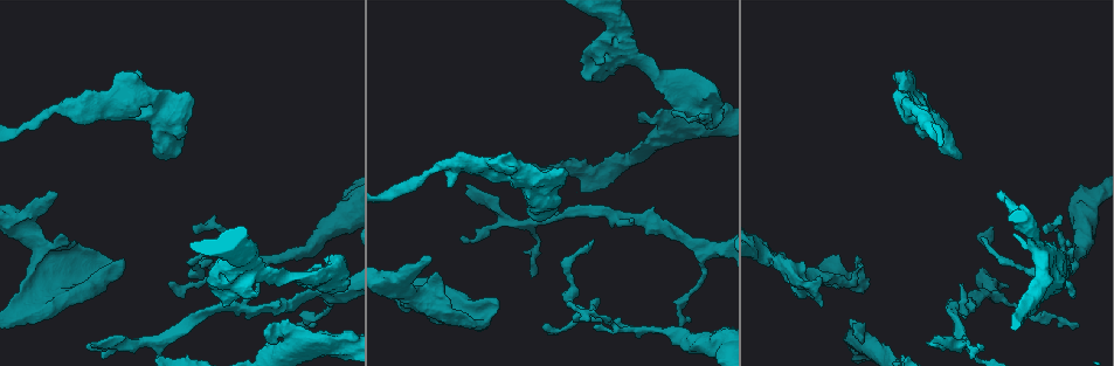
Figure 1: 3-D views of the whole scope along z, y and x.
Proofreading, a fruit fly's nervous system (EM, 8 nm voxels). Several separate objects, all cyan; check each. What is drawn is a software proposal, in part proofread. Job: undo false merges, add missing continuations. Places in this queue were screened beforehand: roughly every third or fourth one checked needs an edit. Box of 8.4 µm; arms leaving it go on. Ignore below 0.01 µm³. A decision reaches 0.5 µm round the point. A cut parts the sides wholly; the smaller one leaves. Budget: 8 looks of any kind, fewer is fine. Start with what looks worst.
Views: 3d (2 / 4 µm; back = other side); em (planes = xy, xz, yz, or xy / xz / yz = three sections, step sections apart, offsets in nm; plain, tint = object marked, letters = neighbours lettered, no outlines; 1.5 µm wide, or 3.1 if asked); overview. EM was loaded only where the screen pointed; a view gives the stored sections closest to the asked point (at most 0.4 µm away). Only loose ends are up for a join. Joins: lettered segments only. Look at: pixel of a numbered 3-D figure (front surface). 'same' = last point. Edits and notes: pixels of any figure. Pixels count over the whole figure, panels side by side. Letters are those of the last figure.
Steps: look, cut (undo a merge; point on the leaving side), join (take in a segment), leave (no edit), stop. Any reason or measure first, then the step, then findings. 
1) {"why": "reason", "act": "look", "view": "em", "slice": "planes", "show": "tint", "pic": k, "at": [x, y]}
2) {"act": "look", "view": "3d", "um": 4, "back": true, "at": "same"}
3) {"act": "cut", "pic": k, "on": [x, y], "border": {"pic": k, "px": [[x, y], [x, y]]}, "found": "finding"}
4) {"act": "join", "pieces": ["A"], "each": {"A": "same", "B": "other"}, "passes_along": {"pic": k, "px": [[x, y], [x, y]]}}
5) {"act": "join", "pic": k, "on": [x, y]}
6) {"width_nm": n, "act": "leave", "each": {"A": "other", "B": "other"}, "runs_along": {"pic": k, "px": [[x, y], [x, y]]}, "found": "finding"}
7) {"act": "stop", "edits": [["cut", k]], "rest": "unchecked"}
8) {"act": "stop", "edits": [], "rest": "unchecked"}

{"why": "branch point", "act": "look", "view": "em", "slice": "xy", "step": 8, "show": "tint", "pic": 1, "at": [330, 296]}

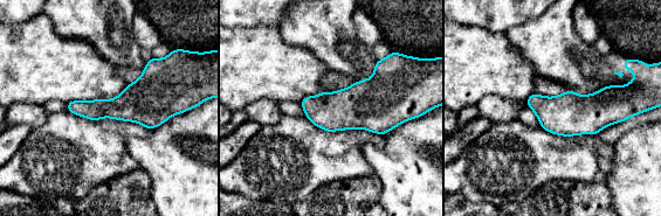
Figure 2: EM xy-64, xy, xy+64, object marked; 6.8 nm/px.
{"why": "cut it another way", "act": "look", "view": "em", "slice": "planes", "show": "letters", "at": "same"}

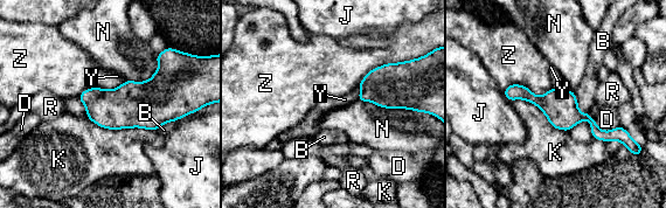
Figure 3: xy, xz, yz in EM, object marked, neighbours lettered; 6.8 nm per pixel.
{"width_nm": 240, "act": "leave", "each": {"B": "other", "D": "other", "J": "other", "K": "other", "N": "other", "R": "other", "Y": "other", "Z": "other"}, "border": {"pic": 3, "px": [[87, 117], [109, 129], [155, 131]]}, "found": "all the same cell"}

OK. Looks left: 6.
{"why": "two arms in line, one across", "act": "look", "view": "em", "slice": "planes", "show": "letters", "pic": 1, "at": [864, 344]}

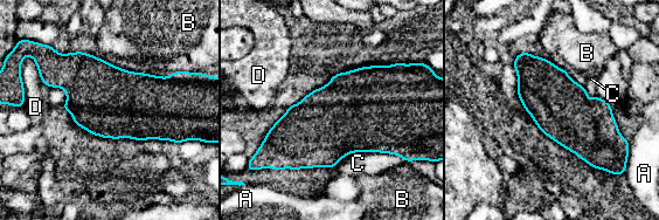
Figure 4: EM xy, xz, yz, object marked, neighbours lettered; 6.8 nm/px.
{"act": "leave", "each": {"A": "other", "B": "other", "C": "other", "D": "other"}, "border": {"pic": 4, "px": [[396, 155], [349, 152], [334, 166]]}, "found": "continuous, no second cell"}

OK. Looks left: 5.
{"why": "touches itself", "act": "look", "view": "3d", "um": 2, "pic": 1, "at": [489, 162]}

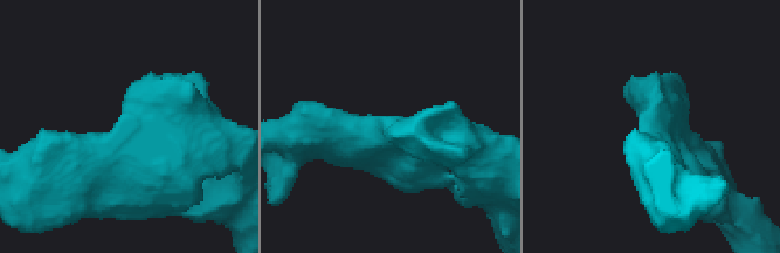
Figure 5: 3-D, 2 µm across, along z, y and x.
{"why": "now the EM", "act": "look", "view": "em", "slice": "yz", "step": 4, "show": "letters", "pic": 5, "at": [391, 136]}

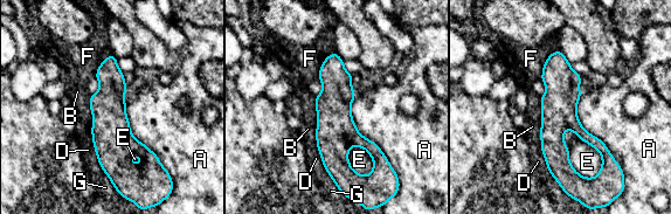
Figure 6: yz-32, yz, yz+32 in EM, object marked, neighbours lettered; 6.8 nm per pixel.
{"act": "leave", "each": {"A": "other", "B": "other", "D": "other", "E": "other", "F": "other", "G": "other"}, "runs_along": {"pic": 6, "px": [[557, 54], [557, 159], [569, 173]]}, "found": "one cell here"}

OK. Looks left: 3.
{"why": "thin end", "act": "look", "view": "3d", "um": 4, "pic": 1, "at": [1075, 323]}

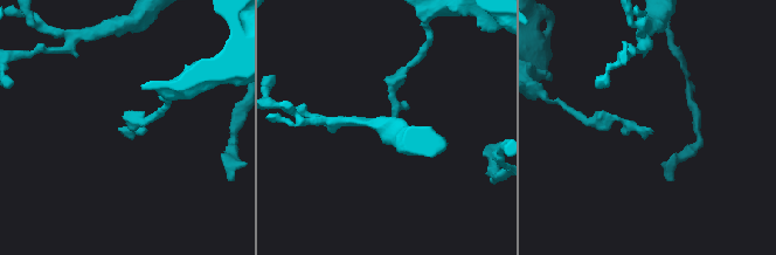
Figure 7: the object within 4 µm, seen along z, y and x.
{"act": "look", "view": "em", "slice": "planes", "show": "tint", "pic": 7, "at": [120, 129]}

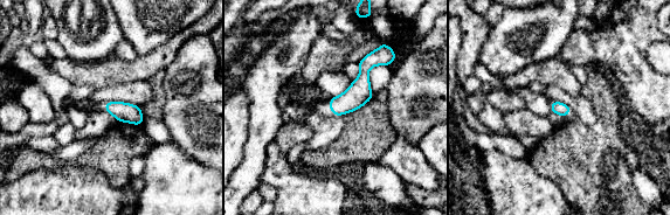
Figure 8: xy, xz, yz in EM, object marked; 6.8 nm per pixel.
{"why": "see the neighbours", "act": "look", "view": "em", "slice": "planes", "show": "letters", "at": "same"}

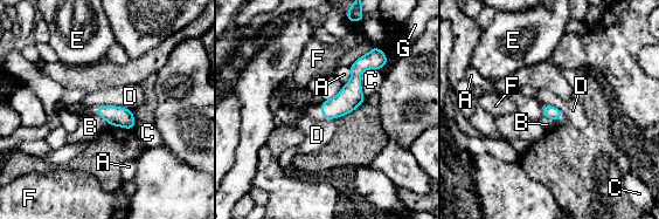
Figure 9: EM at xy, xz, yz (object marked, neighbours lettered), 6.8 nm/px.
{"act": "leave", "each": {"A": "other", "B": "other", "C": "other", "D": "other", "E": "other", "F": "other", "G": "other"}, "runs_along": {"pic": 9, "px": [[372, 56], [328, 116]]}, "found": "none of them fits"}

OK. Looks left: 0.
{"act": "stop", "edits": [], "rest": "unchecked"}

